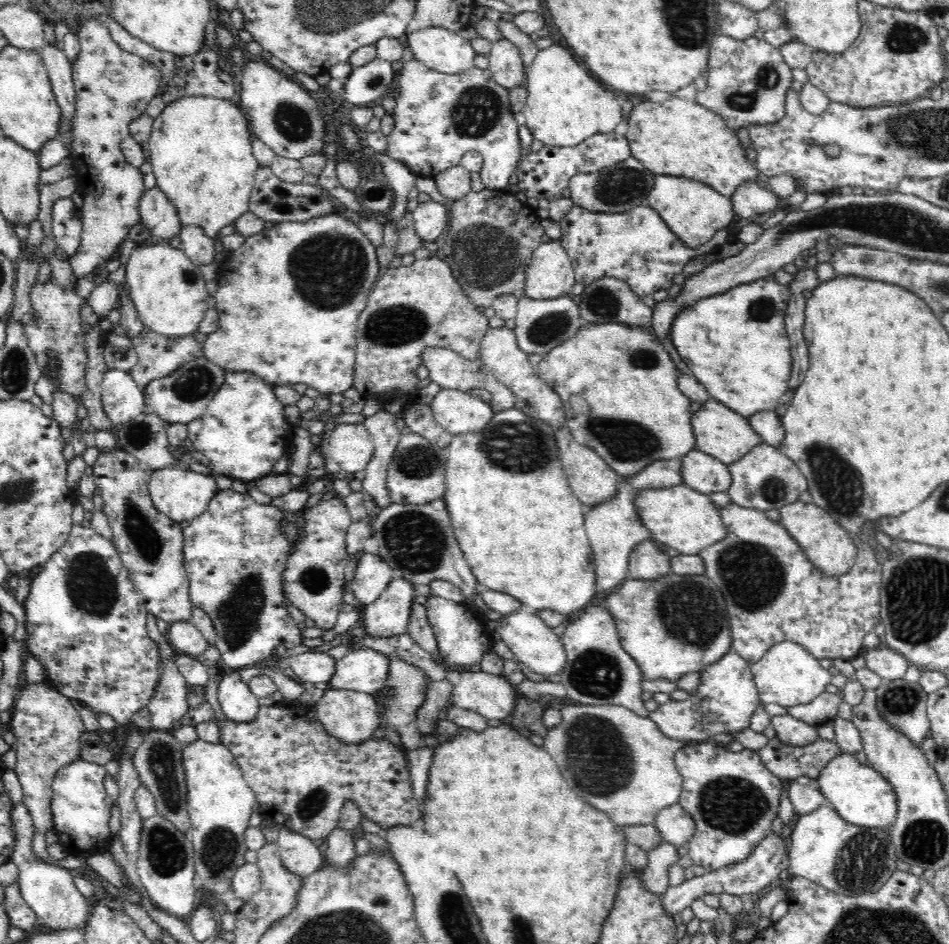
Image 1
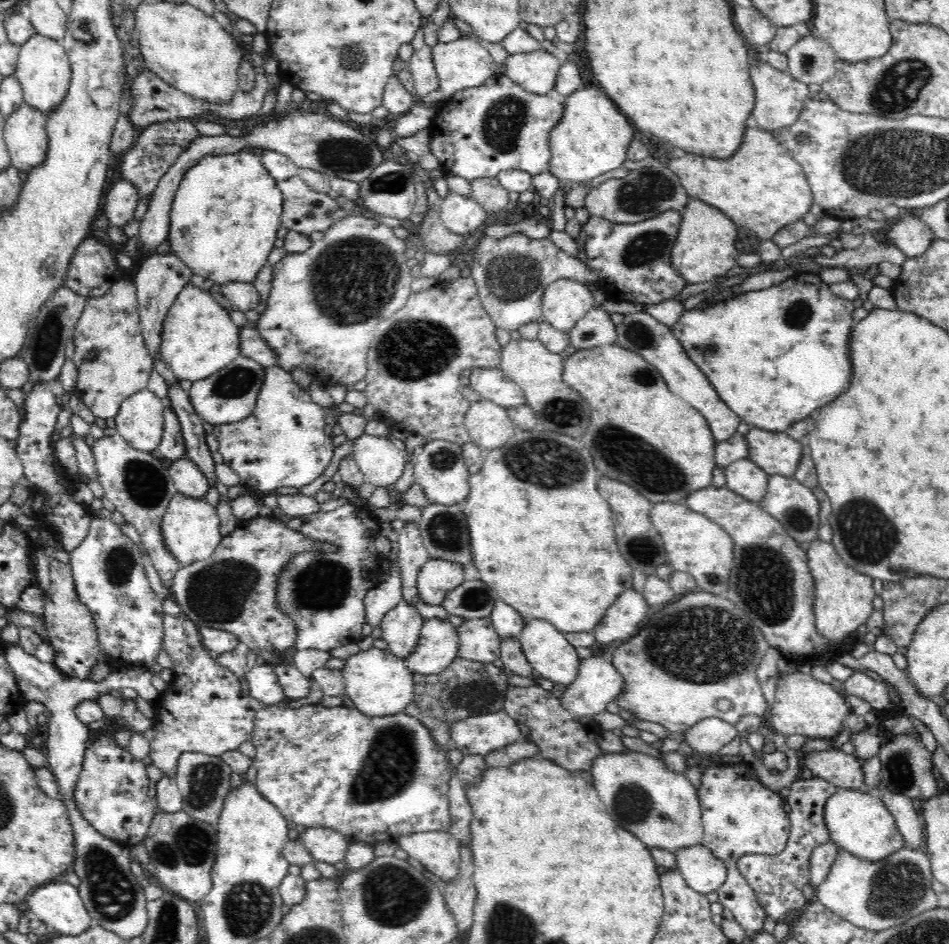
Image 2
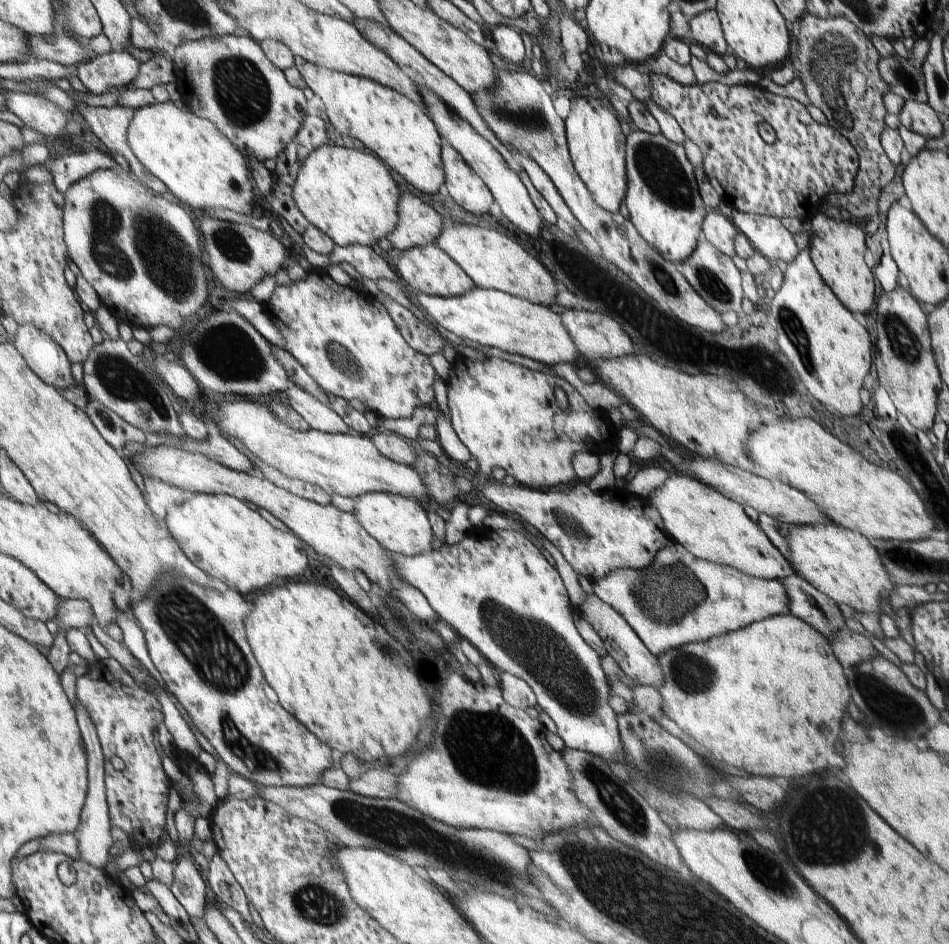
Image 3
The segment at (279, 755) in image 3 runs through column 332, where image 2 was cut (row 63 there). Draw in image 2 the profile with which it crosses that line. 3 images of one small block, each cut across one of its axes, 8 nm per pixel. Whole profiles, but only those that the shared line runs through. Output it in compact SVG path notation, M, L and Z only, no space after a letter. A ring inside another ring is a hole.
M760 62L758 66L750 66L750 82L754 86L754 106L750 112L766 132L774 132L776 128L794 124L794 120L798 118L798 112L802 110L802 102L812 96L808 92L808 84L796 80L784 70L776 70L766 62Z

